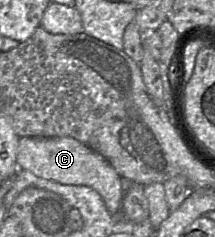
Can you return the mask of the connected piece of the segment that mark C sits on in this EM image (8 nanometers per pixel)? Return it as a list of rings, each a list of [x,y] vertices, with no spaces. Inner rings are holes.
[[[72,137],[19,138],[17,151],[19,168],[29,170],[38,177],[67,185],[85,185],[96,190],[111,214],[121,210],[123,190],[121,176],[100,153]]]

